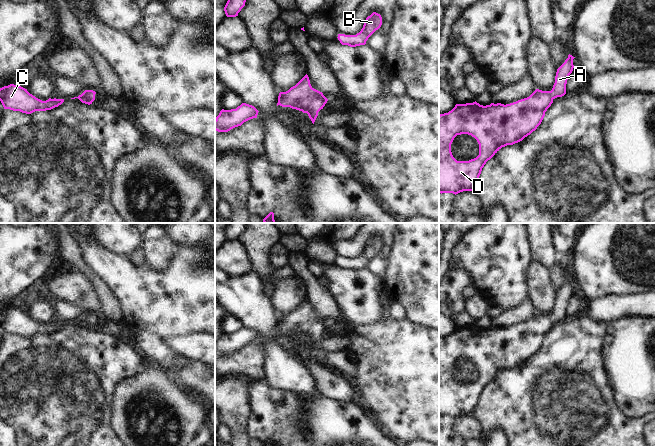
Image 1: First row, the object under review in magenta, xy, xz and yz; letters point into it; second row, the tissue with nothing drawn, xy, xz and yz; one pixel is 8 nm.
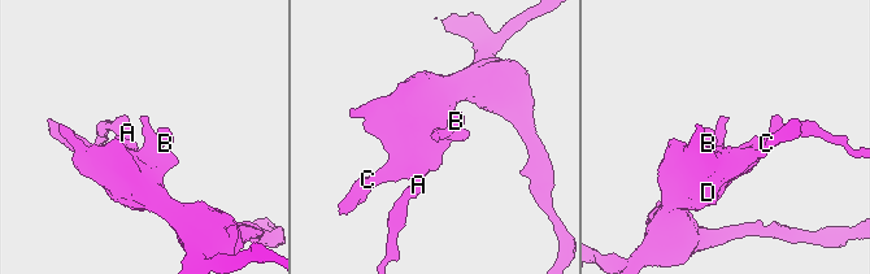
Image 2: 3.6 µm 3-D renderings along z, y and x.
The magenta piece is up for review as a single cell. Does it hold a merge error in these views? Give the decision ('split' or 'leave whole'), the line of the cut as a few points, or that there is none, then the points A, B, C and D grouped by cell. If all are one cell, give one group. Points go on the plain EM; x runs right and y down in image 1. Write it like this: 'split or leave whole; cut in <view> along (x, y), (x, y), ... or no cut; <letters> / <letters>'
leave whole; no cut; A B C D

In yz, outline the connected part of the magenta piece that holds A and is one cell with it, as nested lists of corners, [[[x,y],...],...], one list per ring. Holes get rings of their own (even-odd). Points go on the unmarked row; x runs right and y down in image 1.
[[[572,279],[557,293],[555,307],[551,315],[536,313],[529,321],[510,328],[491,327],[480,329],[473,327],[456,328],[448,337],[439,339],[439,417],[458,418],[463,415],[475,415],[482,392],[502,371],[513,369],[530,359],[541,348],[545,336],[557,321],[566,318],[566,308],[572,297]],[[468,358],[479,368],[479,379],[469,385],[457,385],[451,376],[451,368],[457,359]]]

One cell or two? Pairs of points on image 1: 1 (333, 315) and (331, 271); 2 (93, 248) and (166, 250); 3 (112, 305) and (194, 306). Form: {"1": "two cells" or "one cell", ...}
{"1": "two cells", "2": "two cells", "3": "two cells"}

